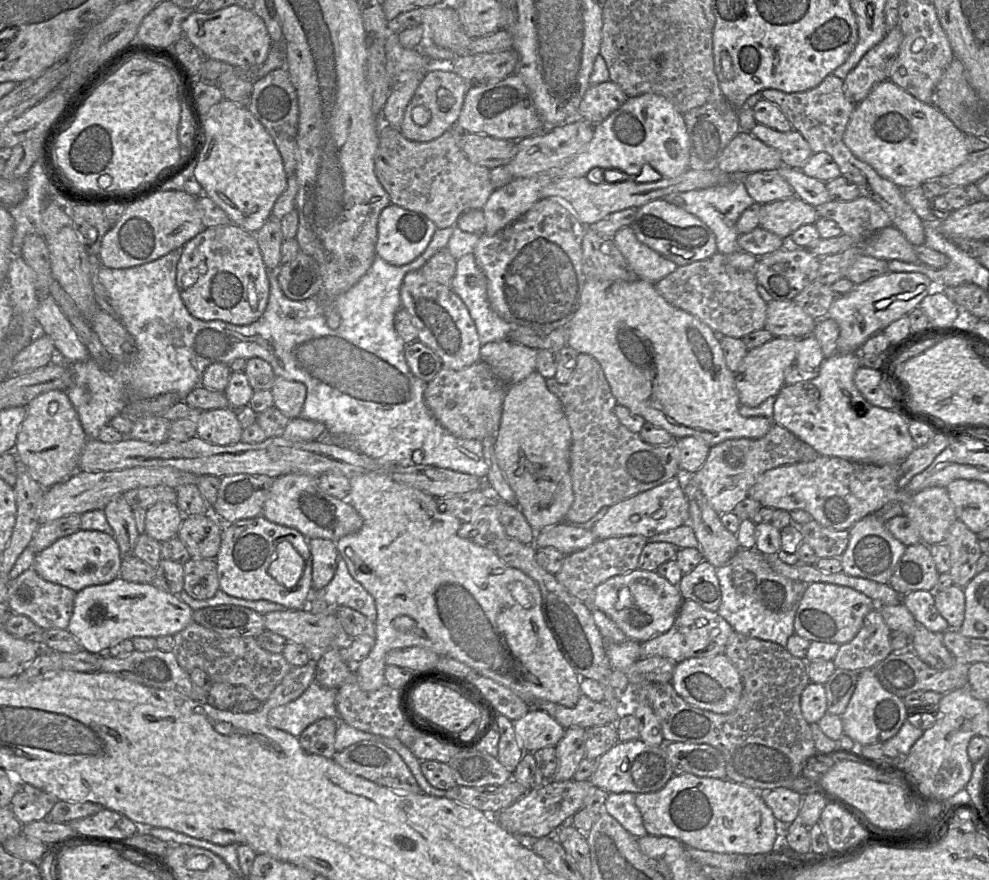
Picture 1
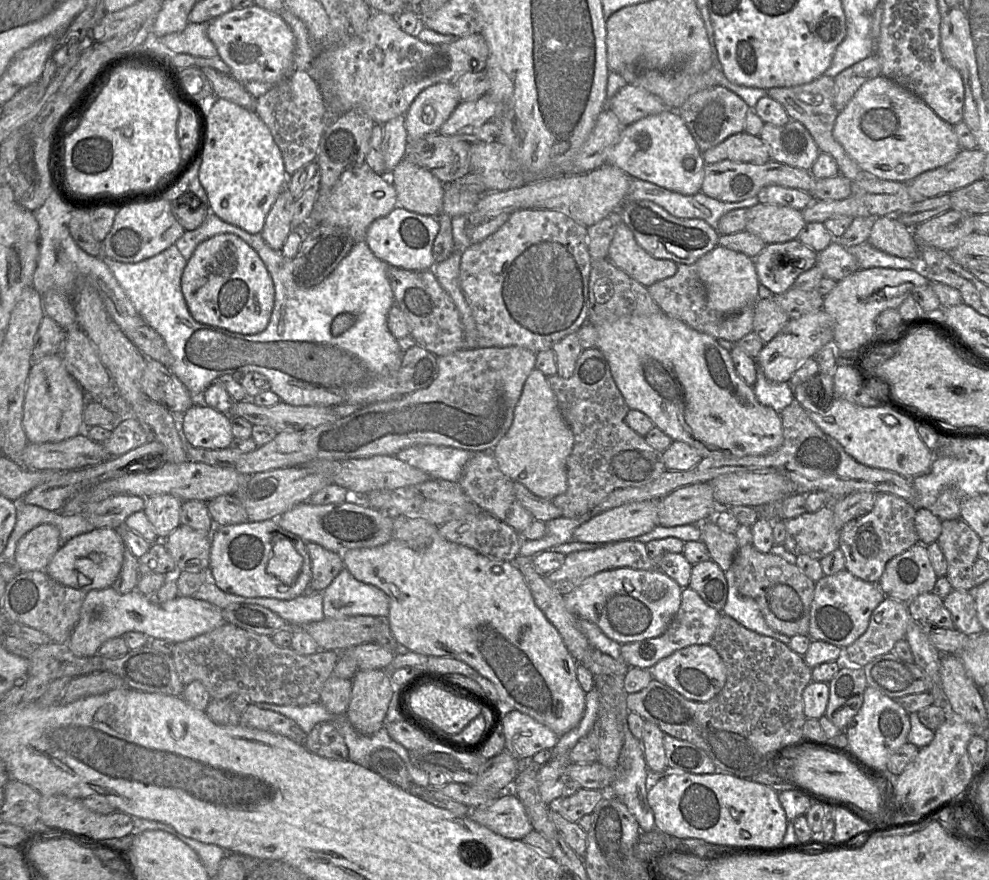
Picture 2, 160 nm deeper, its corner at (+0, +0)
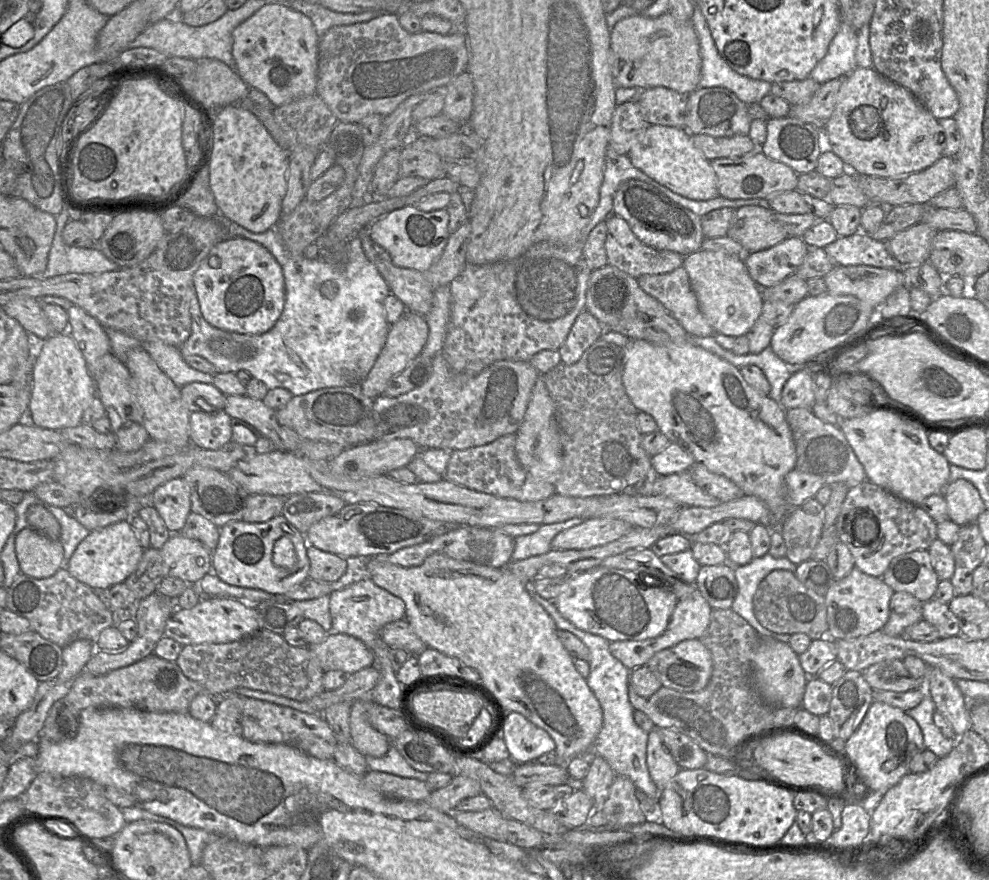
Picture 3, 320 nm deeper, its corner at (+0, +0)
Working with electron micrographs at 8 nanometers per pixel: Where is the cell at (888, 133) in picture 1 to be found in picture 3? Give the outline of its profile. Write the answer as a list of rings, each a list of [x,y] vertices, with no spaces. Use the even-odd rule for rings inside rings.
[[[856,67],[839,90],[835,110],[825,125],[825,148],[839,156],[848,172],[883,178],[907,177],[920,172],[943,156],[946,133],[939,121],[906,88],[878,73],[873,67]]]

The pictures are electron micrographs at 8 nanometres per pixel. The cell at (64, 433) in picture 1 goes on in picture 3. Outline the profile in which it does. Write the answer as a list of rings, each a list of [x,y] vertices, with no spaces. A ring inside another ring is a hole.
[[[68,331],[52,334],[34,351],[28,416],[24,421],[60,431],[83,422],[83,414],[96,396],[96,386],[85,358]]]

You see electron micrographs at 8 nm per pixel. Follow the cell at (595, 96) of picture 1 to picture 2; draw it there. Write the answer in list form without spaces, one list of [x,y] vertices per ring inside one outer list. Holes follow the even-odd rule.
[[[628,84],[607,101],[607,109],[611,110],[625,126],[670,110],[658,96]]]

